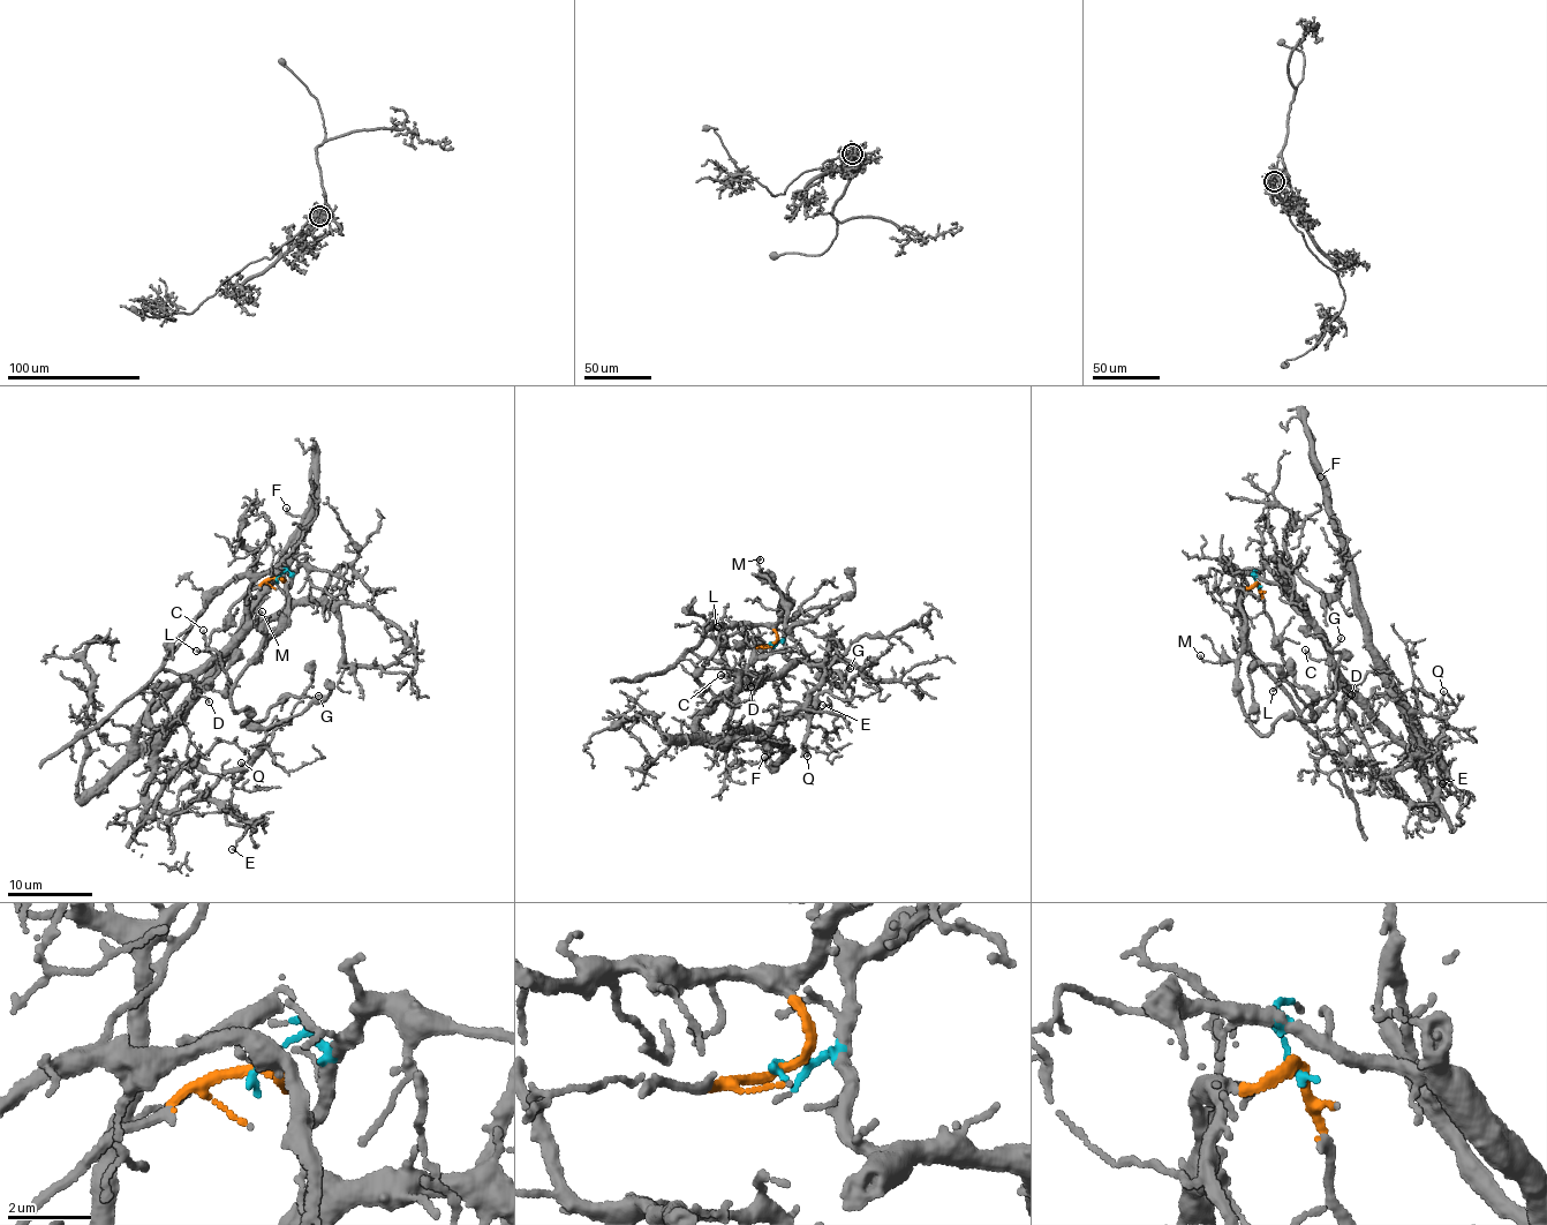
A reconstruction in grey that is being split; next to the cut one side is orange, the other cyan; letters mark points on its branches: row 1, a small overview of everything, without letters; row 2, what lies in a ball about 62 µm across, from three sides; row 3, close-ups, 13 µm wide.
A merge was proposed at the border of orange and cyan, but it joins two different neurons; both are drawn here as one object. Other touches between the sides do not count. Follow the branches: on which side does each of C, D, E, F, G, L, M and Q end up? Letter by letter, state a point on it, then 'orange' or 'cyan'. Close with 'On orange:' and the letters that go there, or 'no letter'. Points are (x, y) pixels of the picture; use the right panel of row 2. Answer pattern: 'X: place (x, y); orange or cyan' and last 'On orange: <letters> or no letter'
C: place (1305, 649); cyan
D: place (1351, 694); cyan
E: place (1442, 783); cyan
F: place (1320, 476); cyan
G: place (1341, 638); orange
L: place (1273, 691); orange
M: place (1200, 655); orange
Q: place (1443, 691); cyan
On orange: G, L, M

